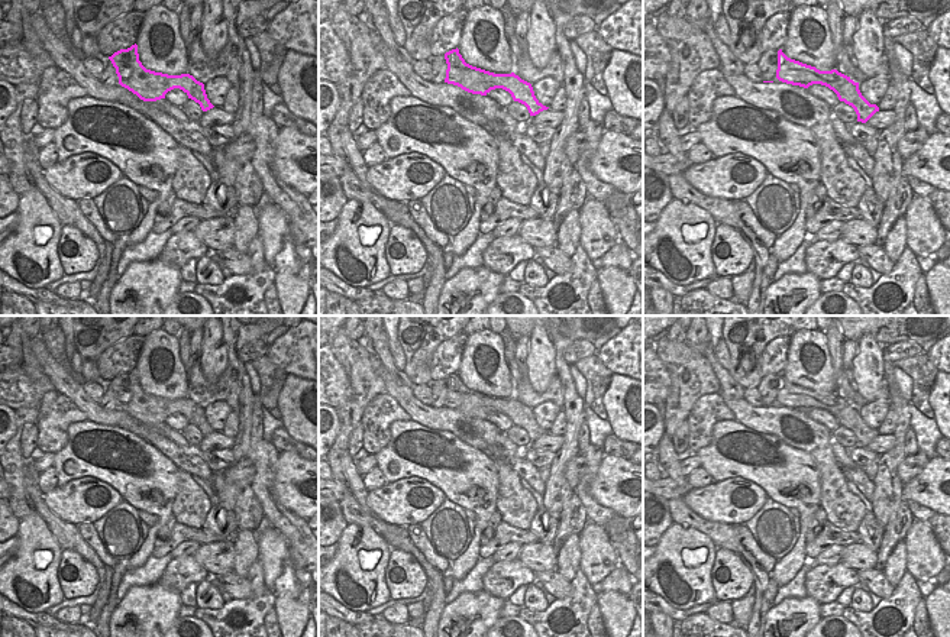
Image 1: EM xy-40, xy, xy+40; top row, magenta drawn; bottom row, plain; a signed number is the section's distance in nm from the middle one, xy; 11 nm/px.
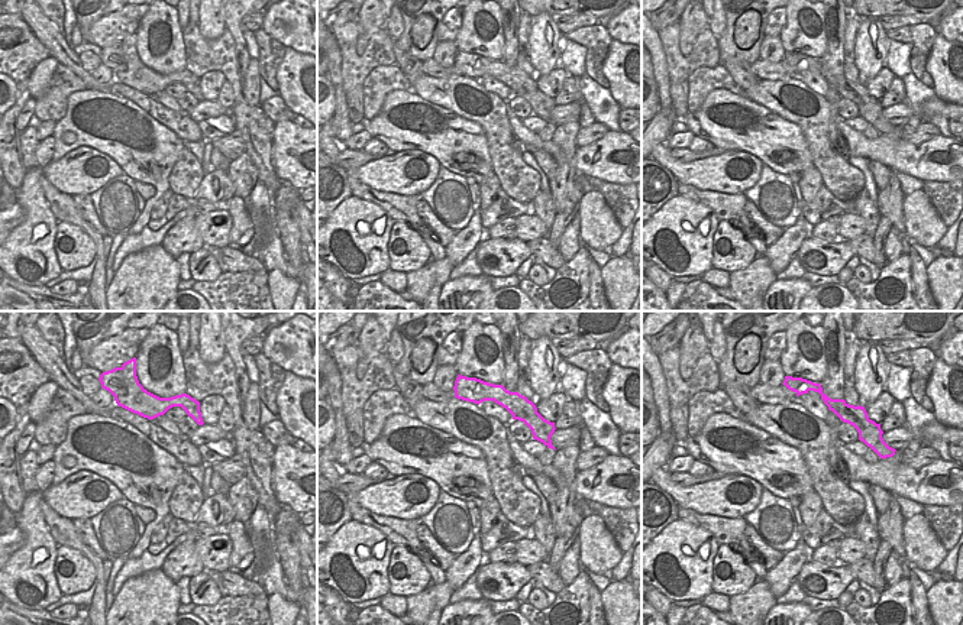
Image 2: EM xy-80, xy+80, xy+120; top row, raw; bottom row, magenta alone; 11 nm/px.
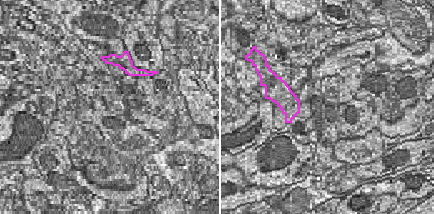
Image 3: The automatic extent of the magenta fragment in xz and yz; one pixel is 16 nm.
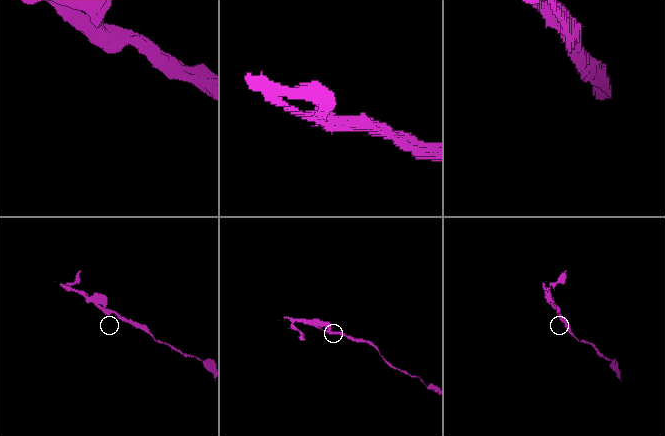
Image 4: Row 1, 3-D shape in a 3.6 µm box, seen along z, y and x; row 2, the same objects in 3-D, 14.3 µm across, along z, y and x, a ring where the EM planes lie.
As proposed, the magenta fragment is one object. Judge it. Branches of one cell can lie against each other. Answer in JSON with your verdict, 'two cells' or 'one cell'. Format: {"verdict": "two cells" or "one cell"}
{"verdict": "two cells"}

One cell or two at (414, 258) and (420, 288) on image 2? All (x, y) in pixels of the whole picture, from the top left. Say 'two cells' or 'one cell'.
two cells

